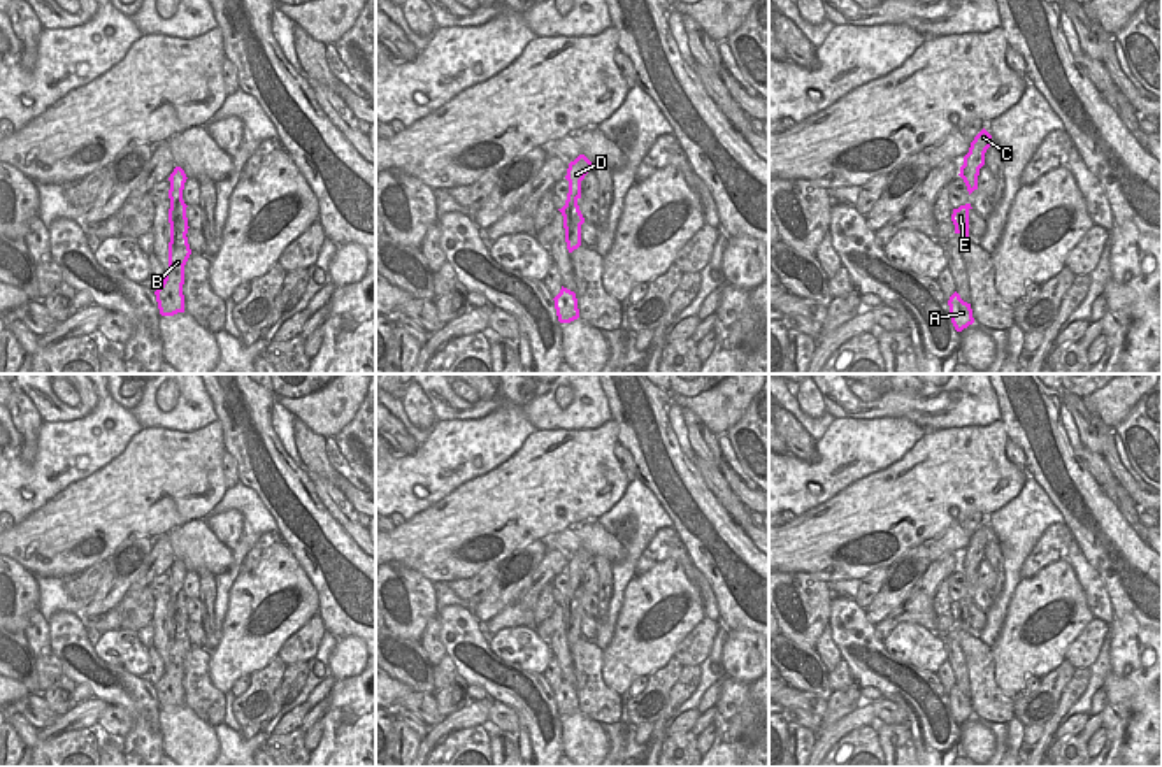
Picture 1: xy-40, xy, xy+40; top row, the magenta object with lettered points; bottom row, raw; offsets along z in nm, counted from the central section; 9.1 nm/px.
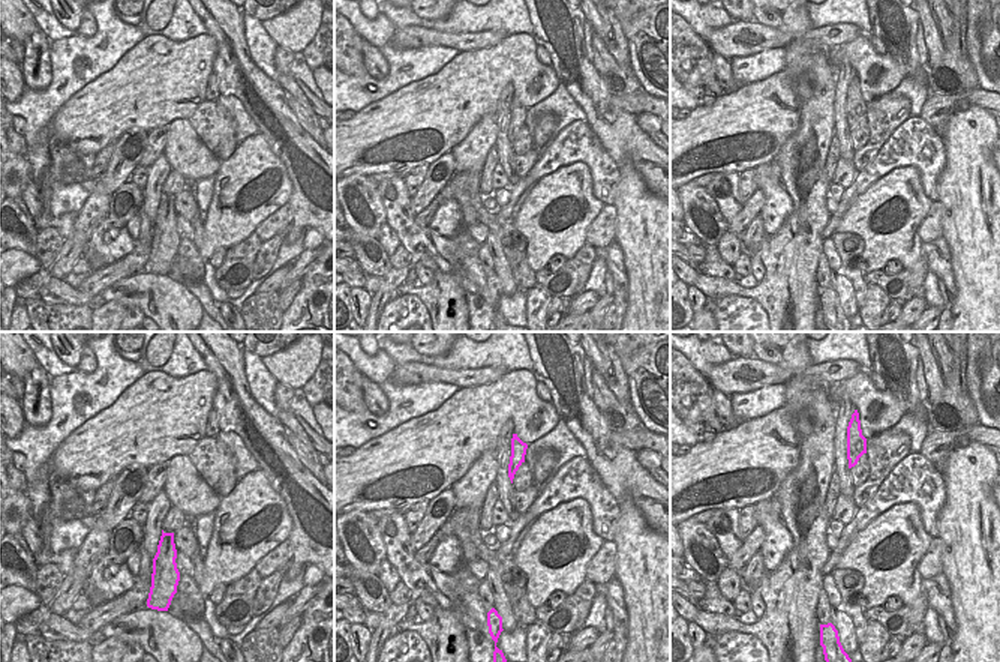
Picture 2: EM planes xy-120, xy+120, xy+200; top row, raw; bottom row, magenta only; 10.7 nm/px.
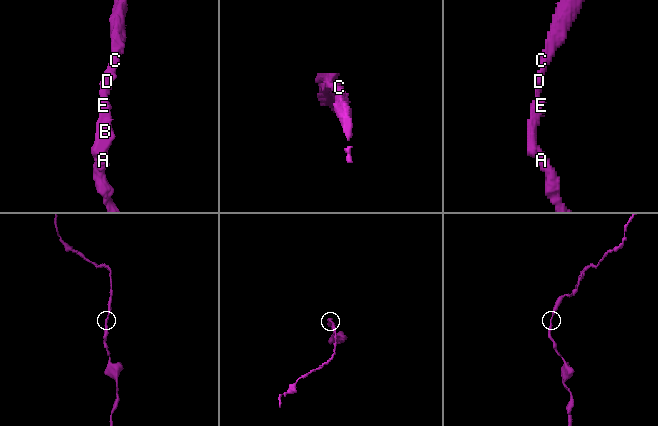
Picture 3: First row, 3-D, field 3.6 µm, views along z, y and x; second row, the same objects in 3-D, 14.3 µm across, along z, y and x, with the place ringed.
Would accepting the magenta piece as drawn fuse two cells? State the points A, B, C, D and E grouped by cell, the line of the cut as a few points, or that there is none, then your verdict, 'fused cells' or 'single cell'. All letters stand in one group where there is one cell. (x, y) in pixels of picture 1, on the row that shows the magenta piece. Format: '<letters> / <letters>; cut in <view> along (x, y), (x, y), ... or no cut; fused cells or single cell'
A B C D E; no cut; single cell

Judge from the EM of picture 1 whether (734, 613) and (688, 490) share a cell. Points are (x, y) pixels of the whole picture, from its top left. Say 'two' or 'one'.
one

